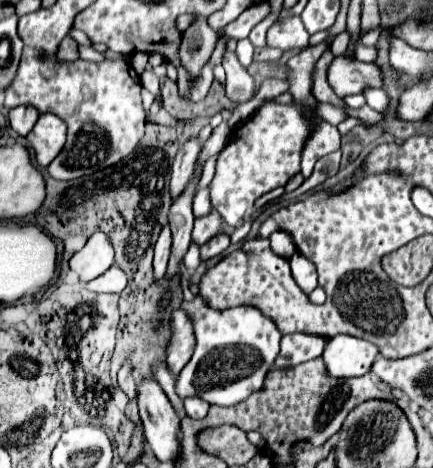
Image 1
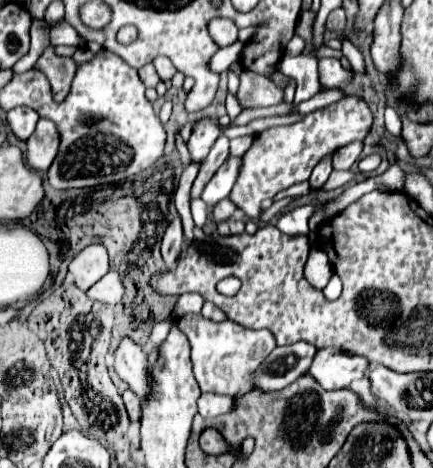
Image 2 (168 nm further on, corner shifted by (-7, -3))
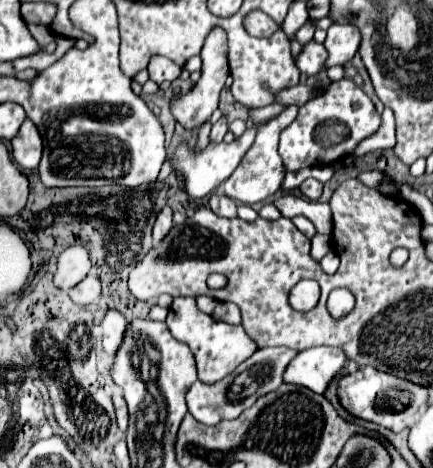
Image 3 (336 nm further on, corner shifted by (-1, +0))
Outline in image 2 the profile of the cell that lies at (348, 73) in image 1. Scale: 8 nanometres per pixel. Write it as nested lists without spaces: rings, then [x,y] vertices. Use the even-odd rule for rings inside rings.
[[[325,57],[319,59],[319,81],[329,89],[343,89],[353,81],[353,71],[343,69],[339,59]]]

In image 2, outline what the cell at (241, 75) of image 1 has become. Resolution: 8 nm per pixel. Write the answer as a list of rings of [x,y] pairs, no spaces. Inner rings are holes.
[[[249,69],[239,71],[239,89],[237,89],[237,101],[243,109],[253,107],[269,107],[283,101],[283,91],[275,87],[271,79],[265,75],[257,75]]]

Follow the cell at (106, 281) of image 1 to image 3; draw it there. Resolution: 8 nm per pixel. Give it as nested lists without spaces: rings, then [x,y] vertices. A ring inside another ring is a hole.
[[[87,274],[77,286],[73,286],[69,290],[69,296],[79,306],[87,306],[87,304],[95,302],[101,296],[101,282],[99,282],[99,278],[95,274]]]

